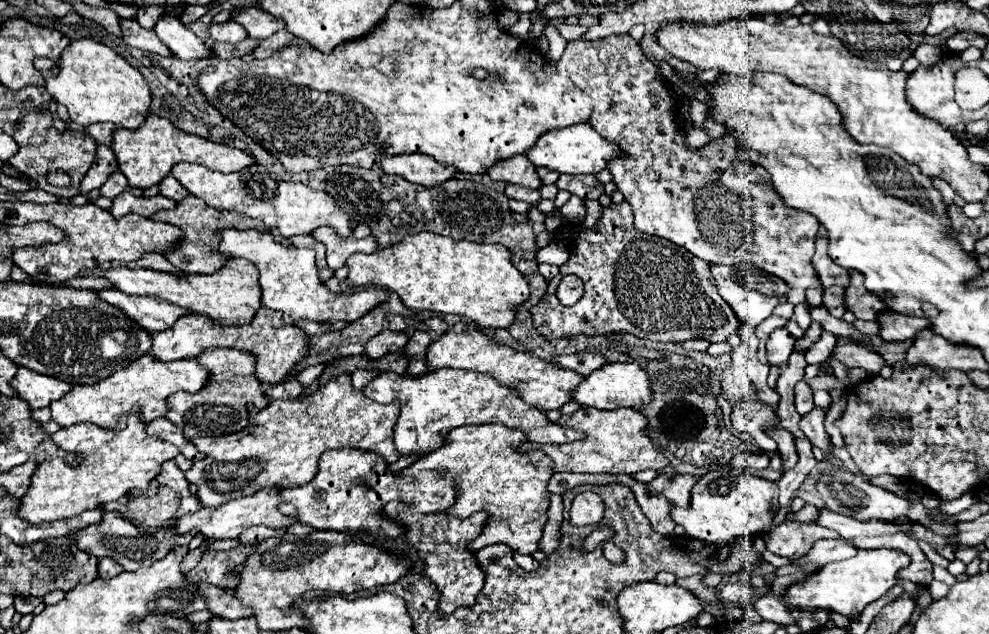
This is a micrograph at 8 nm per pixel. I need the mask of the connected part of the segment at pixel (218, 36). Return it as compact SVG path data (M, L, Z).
M228 21L228 23L220 23L220 25L212 25L210 27L210 37L214 41L228 41L228 43L240 43L248 37L246 29L236 23L236 21Z

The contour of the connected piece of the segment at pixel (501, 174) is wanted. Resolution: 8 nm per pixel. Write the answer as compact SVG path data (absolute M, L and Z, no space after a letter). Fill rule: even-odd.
M518 155L518 157L510 157L506 161L500 161L500 165L496 163L490 171L488 171L492 181L504 181L504 183L518 183L530 189L540 189L542 181L536 173L536 167L532 165L532 161L528 161L526 155Z

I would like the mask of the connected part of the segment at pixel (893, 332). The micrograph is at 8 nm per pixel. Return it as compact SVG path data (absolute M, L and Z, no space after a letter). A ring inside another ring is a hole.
M884 313L878 321L884 341L908 341L914 339L918 331L928 329L928 321L924 321L922 317L908 317L898 313Z

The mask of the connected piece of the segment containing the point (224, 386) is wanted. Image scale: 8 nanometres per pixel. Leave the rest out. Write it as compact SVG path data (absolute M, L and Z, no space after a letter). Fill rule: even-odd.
M208 349L204 351L198 361L202 365L206 365L210 369L210 385L206 385L204 389L200 389L196 395L192 393L176 393L168 399L168 419L174 425L180 425L184 429L184 433L188 435L188 439L192 437L206 437L206 435L228 435L228 433L236 433L240 429L246 429L250 425L248 421L248 403L254 401L254 397L258 397L258 391L262 393L262 383L256 377L256 355L248 353L248 351L238 351L238 349Z

